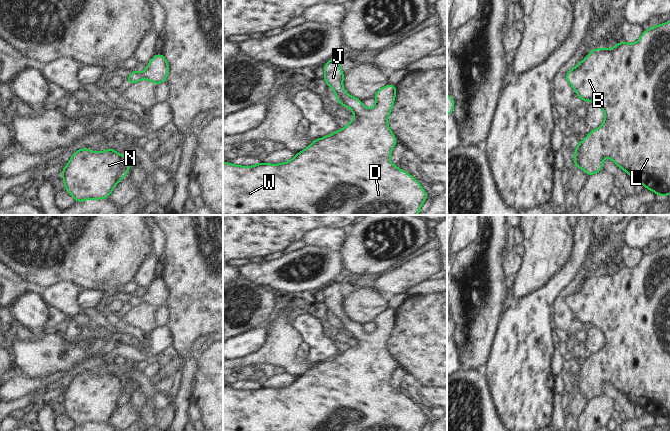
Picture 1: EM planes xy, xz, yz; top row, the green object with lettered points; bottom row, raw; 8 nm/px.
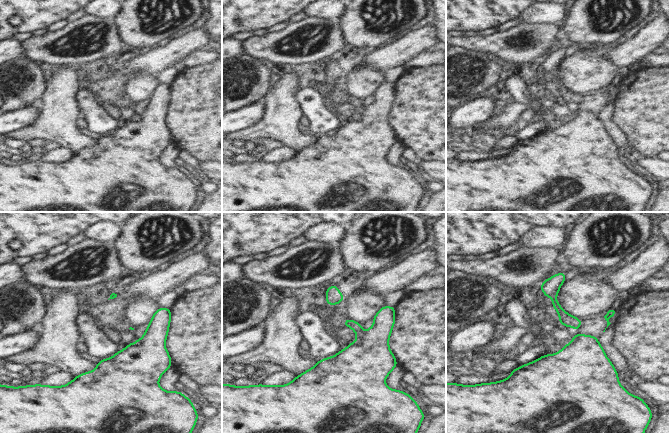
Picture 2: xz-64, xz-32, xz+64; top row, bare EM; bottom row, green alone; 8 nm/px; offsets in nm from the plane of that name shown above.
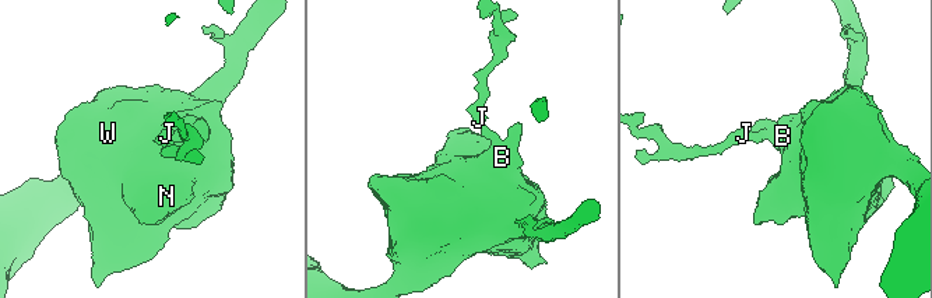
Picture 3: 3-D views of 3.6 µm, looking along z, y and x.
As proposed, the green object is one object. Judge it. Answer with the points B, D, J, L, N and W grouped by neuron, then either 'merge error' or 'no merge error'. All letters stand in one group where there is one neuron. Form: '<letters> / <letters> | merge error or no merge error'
B D J L N W | no merge error

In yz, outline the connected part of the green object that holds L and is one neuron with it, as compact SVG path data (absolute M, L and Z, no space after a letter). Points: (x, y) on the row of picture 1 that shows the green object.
M670 20L663 25L656 25L646 30L640 39L634 44L621 41L612 49L592 49L589 55L582 60L576 67L566 73L566 79L571 84L576 94L581 100L594 102L600 105L605 113L603 125L591 131L586 138L578 143L577 149L573 154L575 168L582 168L589 177L602 168L602 160L605 157L611 158L614 163L625 170L636 182L641 182L645 188L652 190L663 198L670 194Z

